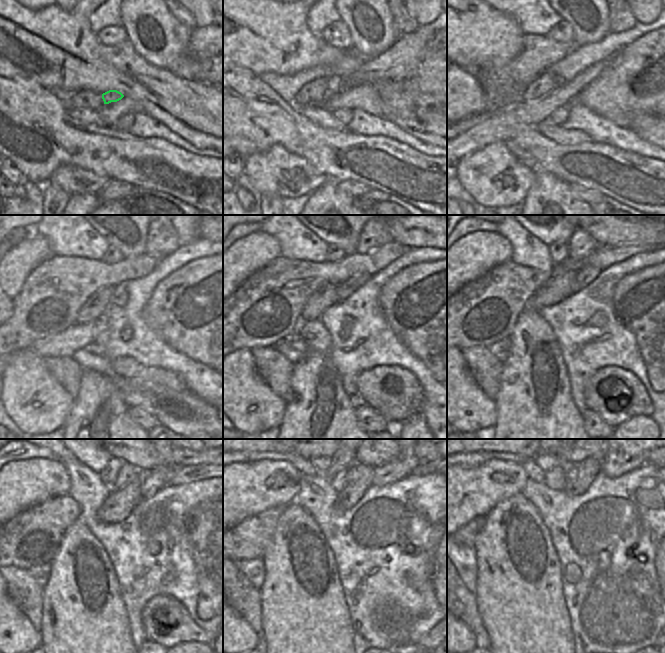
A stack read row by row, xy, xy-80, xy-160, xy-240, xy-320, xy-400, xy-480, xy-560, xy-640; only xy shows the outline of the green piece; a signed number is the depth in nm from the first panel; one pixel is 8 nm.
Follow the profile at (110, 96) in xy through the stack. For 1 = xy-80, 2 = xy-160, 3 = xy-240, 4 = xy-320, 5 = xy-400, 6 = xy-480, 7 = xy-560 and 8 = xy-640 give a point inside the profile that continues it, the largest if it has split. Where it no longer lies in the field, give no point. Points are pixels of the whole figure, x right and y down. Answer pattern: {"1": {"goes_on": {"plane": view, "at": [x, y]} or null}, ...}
{"1": {"goes_on": {"plane": "xy-80", "at": [335, 84]}}, "2": {"goes_on": {"plane": "xy-160", "at": [559, 81]}}, "3": {"goes_on": {"plane": "xy-240", "at": [119, 296]}}, "4": {"goes_on": {"plane": "xy-320", "at": [344, 290]}}, "5": {"goes_on": {"plane": "xy-400", "at": [587, 275]}}, "6": {"goes_on": {"plane": "xy-480", "at": [156, 479]}}, "7": {"goes_on": {"plane": "xy-560", "at": [407, 462]}}, "8": {"goes_on": {"plane": "xy-640", "at": [620, 459]}}}

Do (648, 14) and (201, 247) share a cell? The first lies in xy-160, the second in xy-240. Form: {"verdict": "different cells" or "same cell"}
{"verdict": "different cells"}

